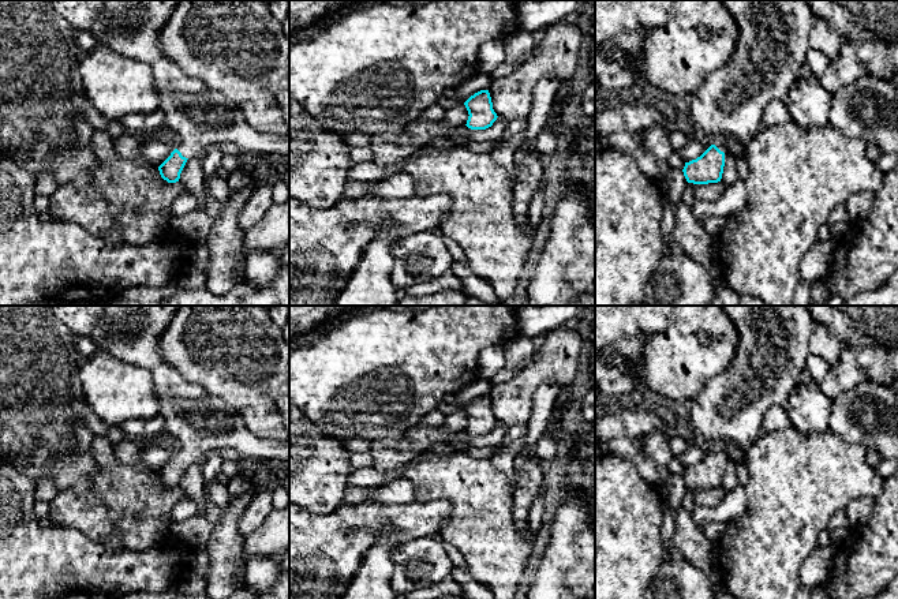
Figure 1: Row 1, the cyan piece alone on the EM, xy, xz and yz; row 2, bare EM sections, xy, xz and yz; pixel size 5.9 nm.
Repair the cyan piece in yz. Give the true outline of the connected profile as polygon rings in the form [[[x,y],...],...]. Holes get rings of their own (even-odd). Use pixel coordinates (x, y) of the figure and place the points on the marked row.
[[[721,0],[737,26],[737,46],[730,61],[711,72],[701,87],[688,97],[688,116],[699,134],[712,145],[696,160],[685,162],[682,169],[688,183],[708,184],[722,179],[725,151],[742,149],[763,127],[762,116],[766,106],[774,101],[786,101],[790,86],[800,78],[800,70],[807,63],[811,49],[808,34],[813,14],[805,0]]]

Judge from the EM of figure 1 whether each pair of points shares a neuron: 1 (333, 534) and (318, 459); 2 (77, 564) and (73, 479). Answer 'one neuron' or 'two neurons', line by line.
1: two neurons
2: two neurons

